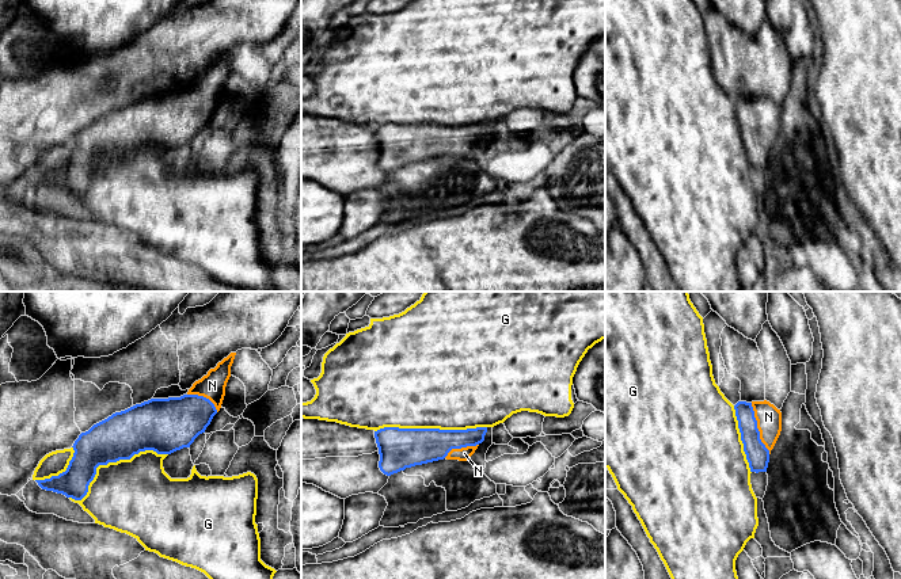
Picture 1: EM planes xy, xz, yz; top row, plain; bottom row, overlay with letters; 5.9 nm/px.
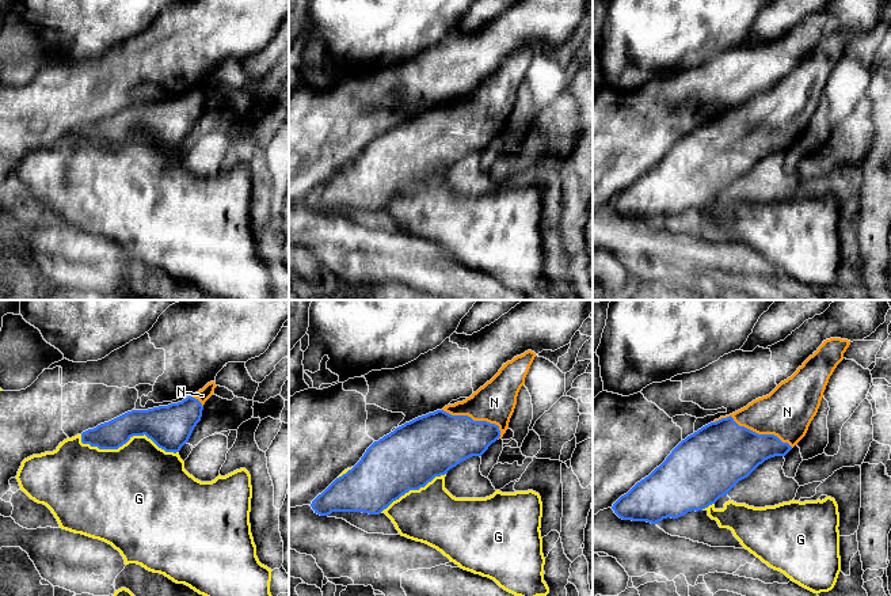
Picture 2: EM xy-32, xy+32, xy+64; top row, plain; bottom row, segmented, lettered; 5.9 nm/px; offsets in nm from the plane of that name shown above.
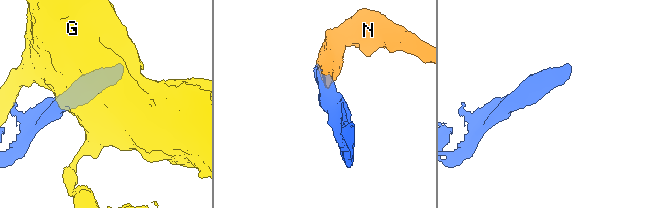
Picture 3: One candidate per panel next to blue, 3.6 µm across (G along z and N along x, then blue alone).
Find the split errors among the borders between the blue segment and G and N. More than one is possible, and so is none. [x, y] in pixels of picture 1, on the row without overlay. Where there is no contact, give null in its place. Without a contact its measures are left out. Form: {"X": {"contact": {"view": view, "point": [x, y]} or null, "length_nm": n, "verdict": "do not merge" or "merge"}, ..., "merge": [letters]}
{"G": {"contact": {"view": "xy", "point": [110, 157]}, "length_nm": 650, "verdict": "do not merge"}, "N": {"contact": {"view": "yz", "point": [757, 125]}, "length_nm": 320, "verdict": "merge"}, "merge": ["N"]}

